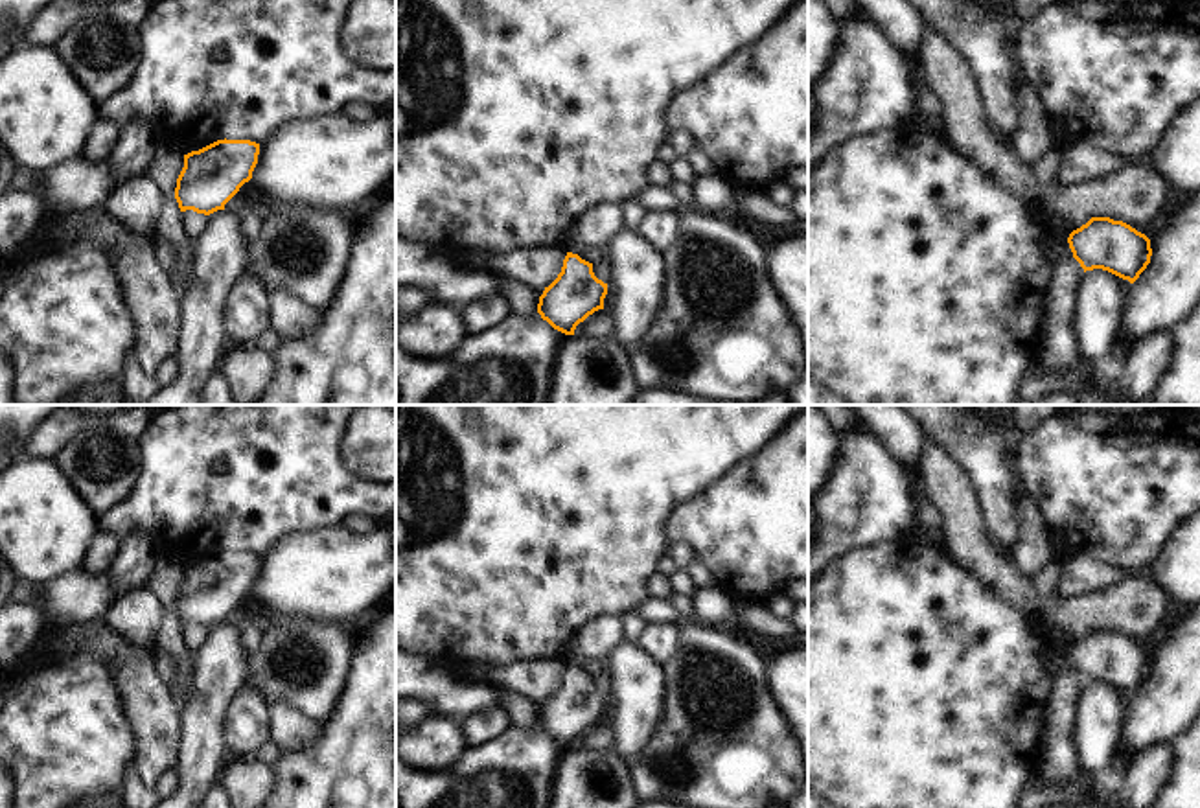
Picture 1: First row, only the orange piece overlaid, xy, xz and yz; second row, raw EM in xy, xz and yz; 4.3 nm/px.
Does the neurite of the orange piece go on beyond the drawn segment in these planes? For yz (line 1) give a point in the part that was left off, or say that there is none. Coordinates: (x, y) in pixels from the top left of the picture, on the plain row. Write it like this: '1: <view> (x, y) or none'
1: yz (1061, 661)

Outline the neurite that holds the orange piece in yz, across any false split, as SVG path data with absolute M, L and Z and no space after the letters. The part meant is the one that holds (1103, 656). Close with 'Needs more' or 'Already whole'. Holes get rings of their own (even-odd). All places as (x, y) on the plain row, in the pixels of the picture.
M1091 629L1067 652L1047 653L1051 677L1075 670L1086 683L1102 681L1134 696L1150 675L1150 652L1123 633Z. Needs more

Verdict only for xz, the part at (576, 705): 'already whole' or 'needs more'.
needs more

